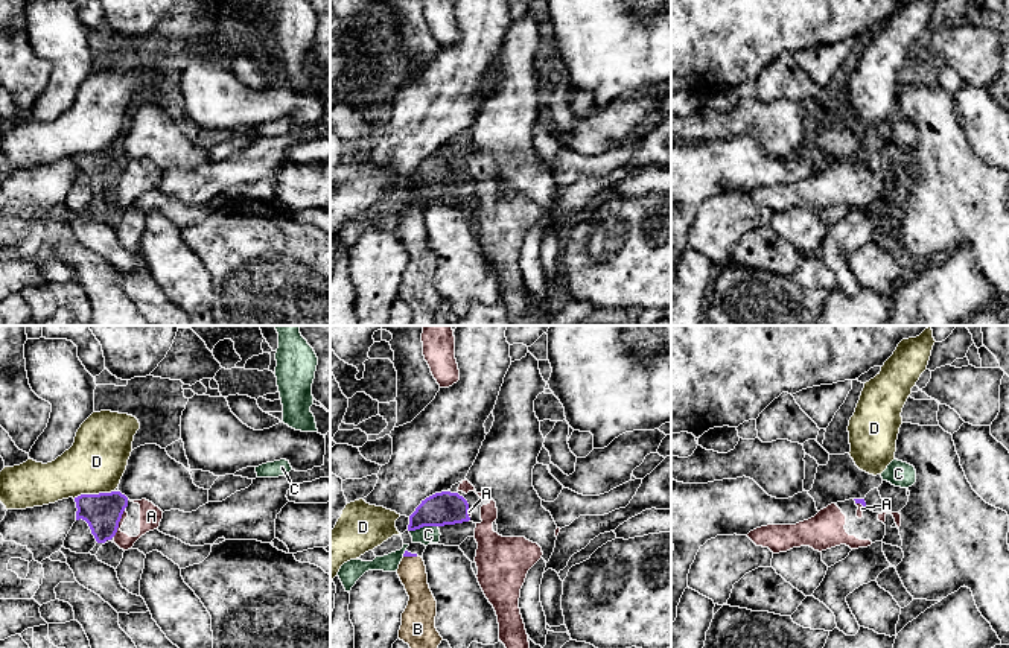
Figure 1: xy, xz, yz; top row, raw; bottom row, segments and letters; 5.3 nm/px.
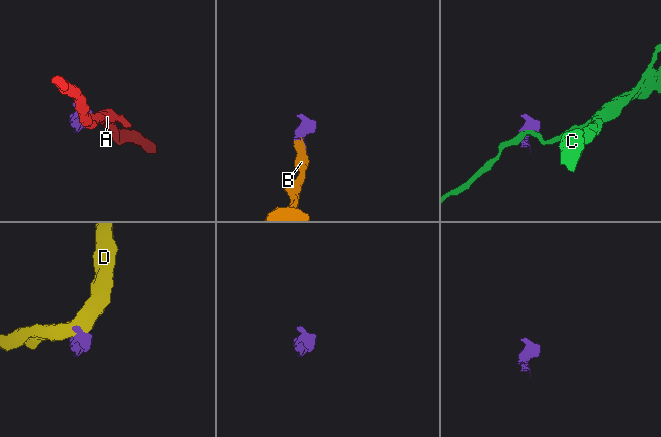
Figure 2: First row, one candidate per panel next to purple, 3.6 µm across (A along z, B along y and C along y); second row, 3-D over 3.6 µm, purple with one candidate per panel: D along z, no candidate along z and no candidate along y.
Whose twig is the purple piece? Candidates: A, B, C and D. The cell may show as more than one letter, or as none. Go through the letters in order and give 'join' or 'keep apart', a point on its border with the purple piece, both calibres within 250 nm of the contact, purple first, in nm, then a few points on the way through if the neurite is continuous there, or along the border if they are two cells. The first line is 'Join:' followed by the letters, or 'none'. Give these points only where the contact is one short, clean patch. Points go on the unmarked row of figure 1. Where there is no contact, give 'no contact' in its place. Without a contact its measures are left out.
Join: B
A: keep apart | xy (117, 183) | 200/120 nm | along xy (125, 169), (113, 195)
B: join | xz (410, 215) | 30/150 nm | across xz (407, 213), (410, 215), (411, 230)
C: keep apart | xz (423, 184) | 180/100 nm | along xz (437, 184), (423, 184), (410, 190)
D: keep apart | xy (93, 154) | 200/320 nm | along xy (113, 149), (73, 157)

